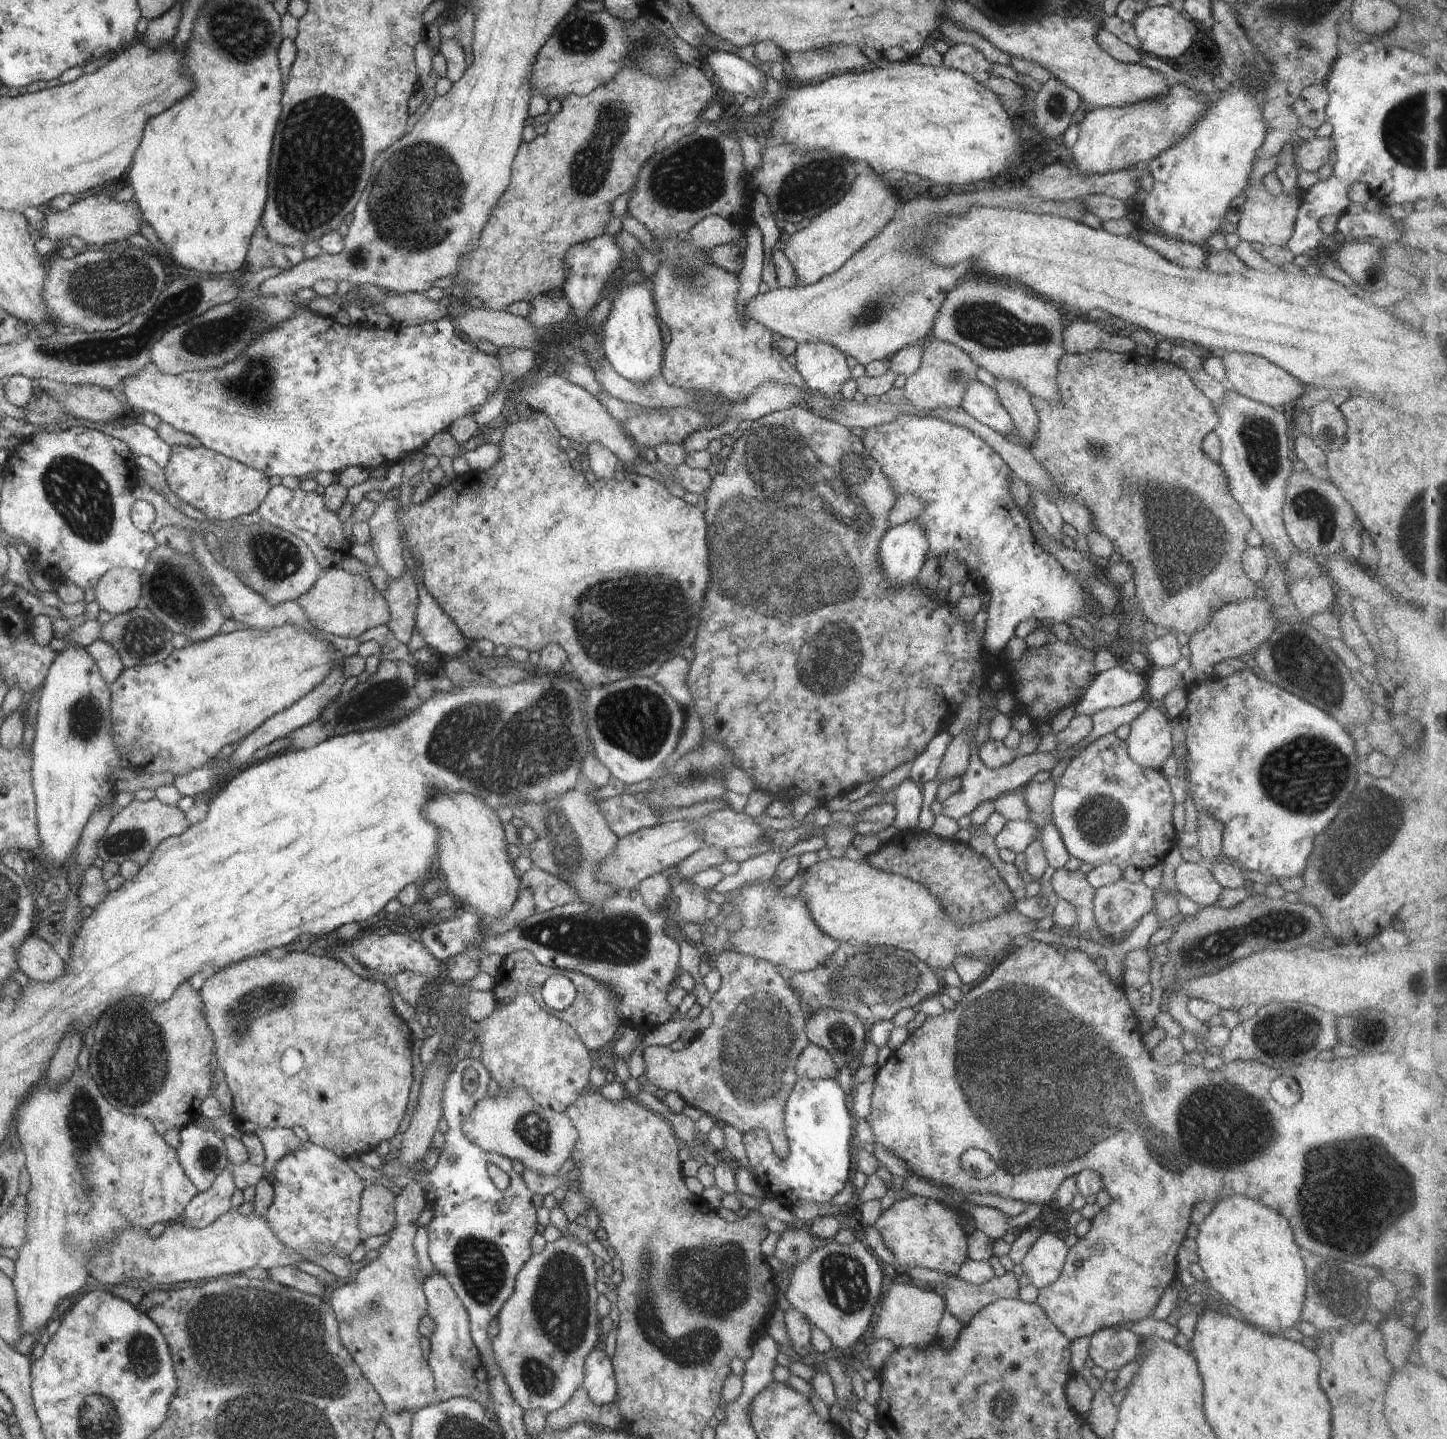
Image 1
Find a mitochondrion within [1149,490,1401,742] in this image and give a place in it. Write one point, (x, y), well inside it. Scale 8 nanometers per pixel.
(1316, 684)

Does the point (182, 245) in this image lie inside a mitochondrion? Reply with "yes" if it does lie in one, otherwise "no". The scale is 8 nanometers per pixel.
no

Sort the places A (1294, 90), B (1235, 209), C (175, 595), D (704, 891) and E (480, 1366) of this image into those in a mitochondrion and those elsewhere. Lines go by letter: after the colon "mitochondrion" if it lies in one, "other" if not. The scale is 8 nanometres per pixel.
A: other
B: other
C: mitochondrion
D: other
E: other

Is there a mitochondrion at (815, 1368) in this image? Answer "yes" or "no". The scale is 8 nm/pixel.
no

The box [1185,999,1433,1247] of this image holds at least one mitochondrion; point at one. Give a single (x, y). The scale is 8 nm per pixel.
(1321, 1225)

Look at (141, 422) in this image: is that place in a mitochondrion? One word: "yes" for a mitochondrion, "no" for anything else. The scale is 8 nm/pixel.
no

